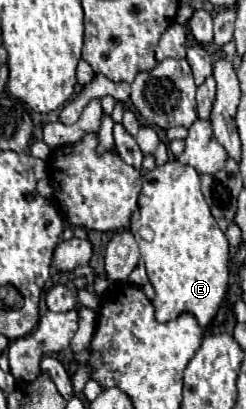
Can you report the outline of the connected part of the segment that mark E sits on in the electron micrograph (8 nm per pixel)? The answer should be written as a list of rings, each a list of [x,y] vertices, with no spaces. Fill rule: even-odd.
[[[168,160],[144,174],[138,212],[132,216],[130,232],[134,234],[140,254],[154,286],[156,320],[168,322],[182,312],[192,312],[200,326],[206,326],[218,312],[228,288],[228,240],[216,226],[210,208],[200,190],[200,176],[192,166]],[[140,228],[150,228],[152,238],[144,240]]]

